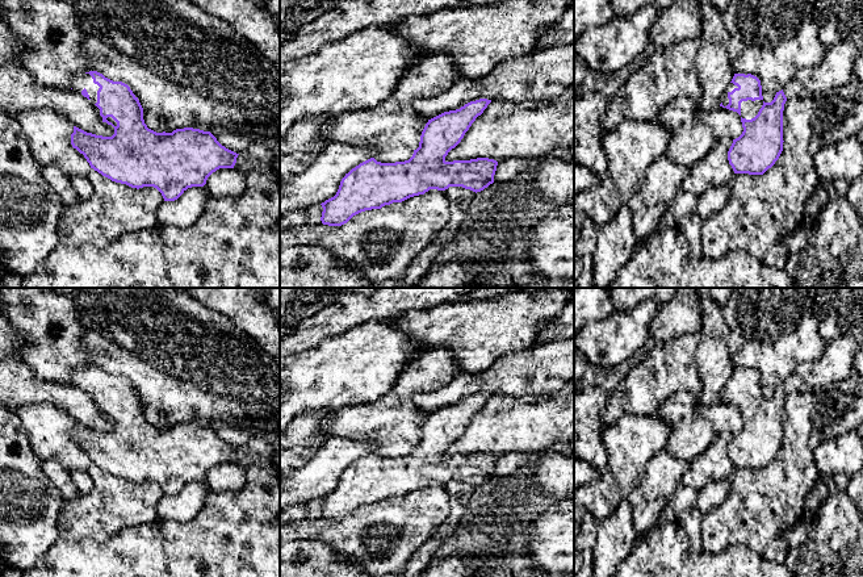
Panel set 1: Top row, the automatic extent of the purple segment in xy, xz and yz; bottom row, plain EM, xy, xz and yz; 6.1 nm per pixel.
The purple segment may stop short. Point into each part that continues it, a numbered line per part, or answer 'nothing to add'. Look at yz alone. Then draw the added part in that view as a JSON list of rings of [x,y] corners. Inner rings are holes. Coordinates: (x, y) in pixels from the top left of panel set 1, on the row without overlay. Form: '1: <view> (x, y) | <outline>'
1: yz (749, 404) | [[[747,394],[741,397],[741,411],[746,414],[754,413],[763,400],[763,394]]]

